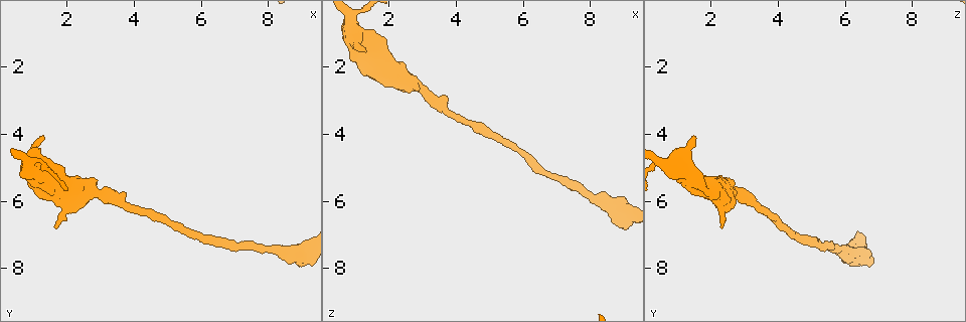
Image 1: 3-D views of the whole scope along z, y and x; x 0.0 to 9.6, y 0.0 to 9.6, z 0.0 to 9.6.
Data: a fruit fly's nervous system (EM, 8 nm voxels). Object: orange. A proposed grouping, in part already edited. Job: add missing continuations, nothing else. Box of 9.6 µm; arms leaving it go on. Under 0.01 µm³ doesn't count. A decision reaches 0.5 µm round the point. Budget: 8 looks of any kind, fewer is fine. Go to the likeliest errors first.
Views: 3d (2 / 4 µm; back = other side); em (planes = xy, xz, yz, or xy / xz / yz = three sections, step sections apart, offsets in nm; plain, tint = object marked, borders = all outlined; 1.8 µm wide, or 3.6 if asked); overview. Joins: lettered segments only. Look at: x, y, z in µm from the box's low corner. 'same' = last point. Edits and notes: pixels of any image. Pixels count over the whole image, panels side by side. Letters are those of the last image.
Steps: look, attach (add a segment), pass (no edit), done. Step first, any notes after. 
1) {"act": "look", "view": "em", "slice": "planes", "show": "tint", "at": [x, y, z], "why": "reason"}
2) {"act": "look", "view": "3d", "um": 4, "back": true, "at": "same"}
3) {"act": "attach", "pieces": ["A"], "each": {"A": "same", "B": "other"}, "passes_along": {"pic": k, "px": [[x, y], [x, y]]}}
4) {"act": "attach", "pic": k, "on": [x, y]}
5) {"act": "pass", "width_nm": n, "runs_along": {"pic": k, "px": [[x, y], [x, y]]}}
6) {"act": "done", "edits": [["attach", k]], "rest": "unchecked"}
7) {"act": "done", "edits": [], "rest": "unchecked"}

{"act": "look", "view": "3d", "um": 2, "at": [1.65, 6.75, 2.30]}

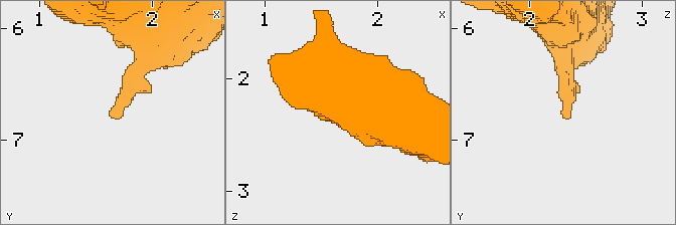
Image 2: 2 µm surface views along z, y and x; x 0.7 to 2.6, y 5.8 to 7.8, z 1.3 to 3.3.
{"act": "look", "view": "em", "slice": "xy", "step": 16, "show": "tint", "at": [1.66, 6.80, 2.32], "why": "now the EM"}

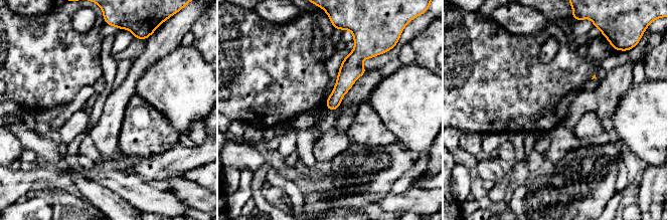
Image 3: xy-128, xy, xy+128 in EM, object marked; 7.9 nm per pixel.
{"act": "look", "view": "em", "slice": "planes", "show": "borders", "at": "same", "why": "another direction"}

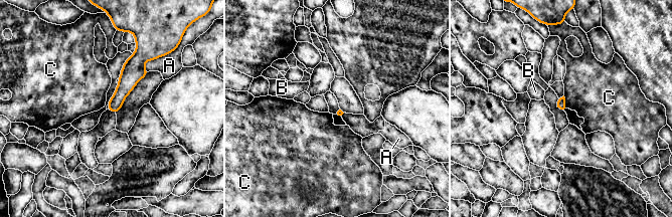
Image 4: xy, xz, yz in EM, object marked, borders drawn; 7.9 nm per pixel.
{"act": "pass", "each": {"A": "other", "B": "other", "C": "other"}, "runs_along": {"pic": 4, "px": [[143, 60], [110, 107]]}, "found": "no lettered segment goes on from it"}

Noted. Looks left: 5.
{"act": "look", "view": "em", "slice": "xy", "step": 16, "show": "tint", "at": [1.25, 4.15, 1.55]}

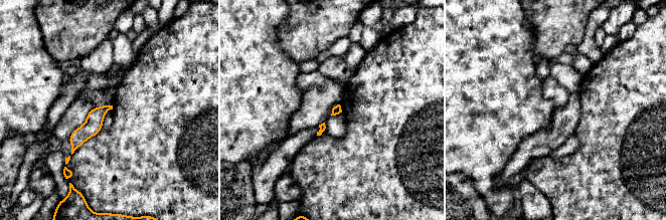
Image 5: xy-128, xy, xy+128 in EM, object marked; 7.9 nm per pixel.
{"act": "look", "view": "em", "slice": "planes", "show": "borders", "at": "same", "why": "cut it another way"}

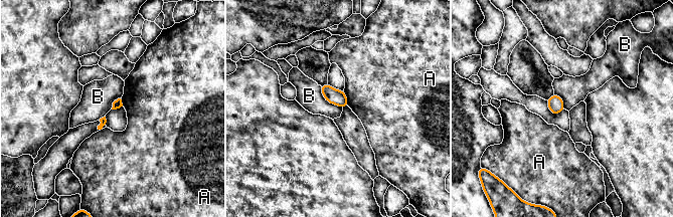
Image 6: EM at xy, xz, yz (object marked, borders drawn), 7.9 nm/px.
{"act": "pass", "each": {"A": "other", "B": "other"}, "found": "none of them fits"}

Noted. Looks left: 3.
{"act": "look", "view": "3d", "um": 2, "at": [8.65, 7.50, 6.15], "why": "thick turns thin"}

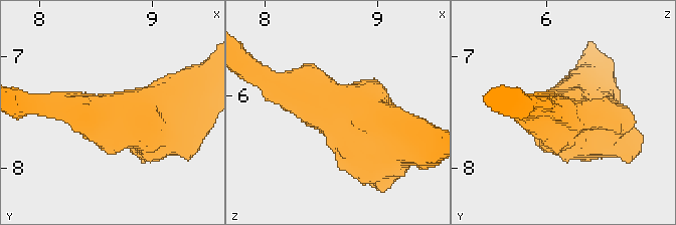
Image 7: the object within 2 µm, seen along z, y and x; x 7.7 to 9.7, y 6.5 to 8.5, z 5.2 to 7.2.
{"act": "look", "view": "em", "slice": "planes", "show": "borders", "at": [8.62, 7.52, 6.06], "arm_widths_nm": [220, 500], "why": "now the EM"}

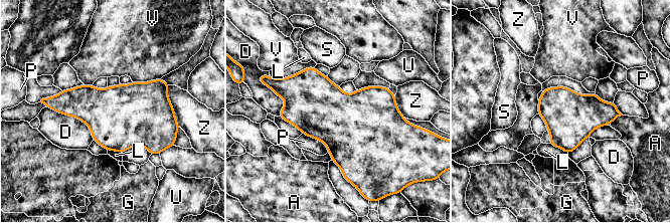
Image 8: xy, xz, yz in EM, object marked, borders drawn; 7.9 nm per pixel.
{"act": "pass", "longest_contact_nm": ["D", 460], "each": {"A": "other", "D": "other", "G": "other", "L": "other", "P": "other", "S": "other", "U": "other", "V": "other", "Z": "other"}, "border": {"pic": 8, "px": [[46, 106], [82, 121], [94, 140]]}, "found": "none of them fits"}

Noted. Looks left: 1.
{"act": "done", "edits": [], "rest": "unchecked"}

